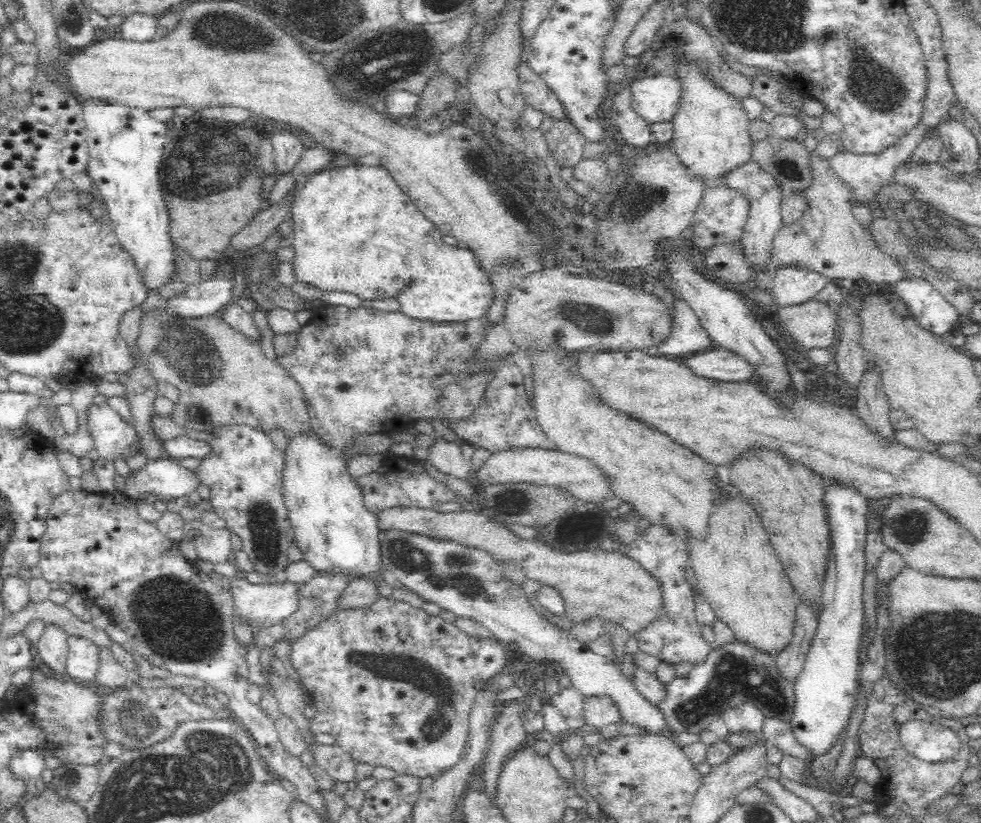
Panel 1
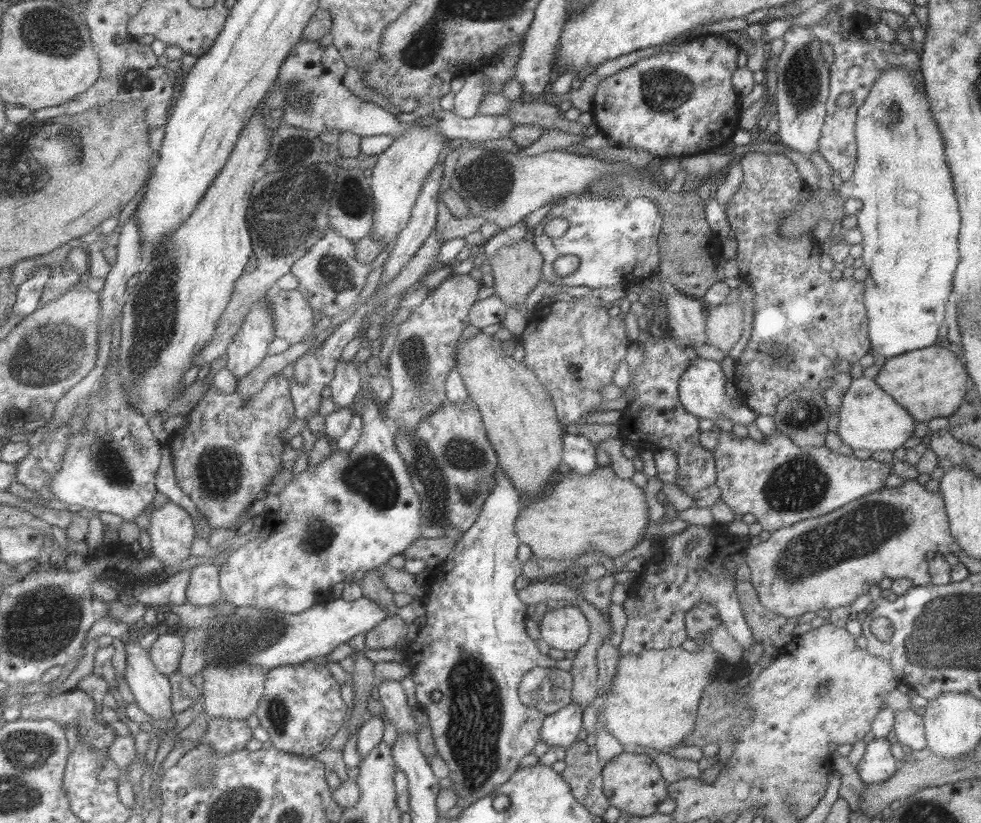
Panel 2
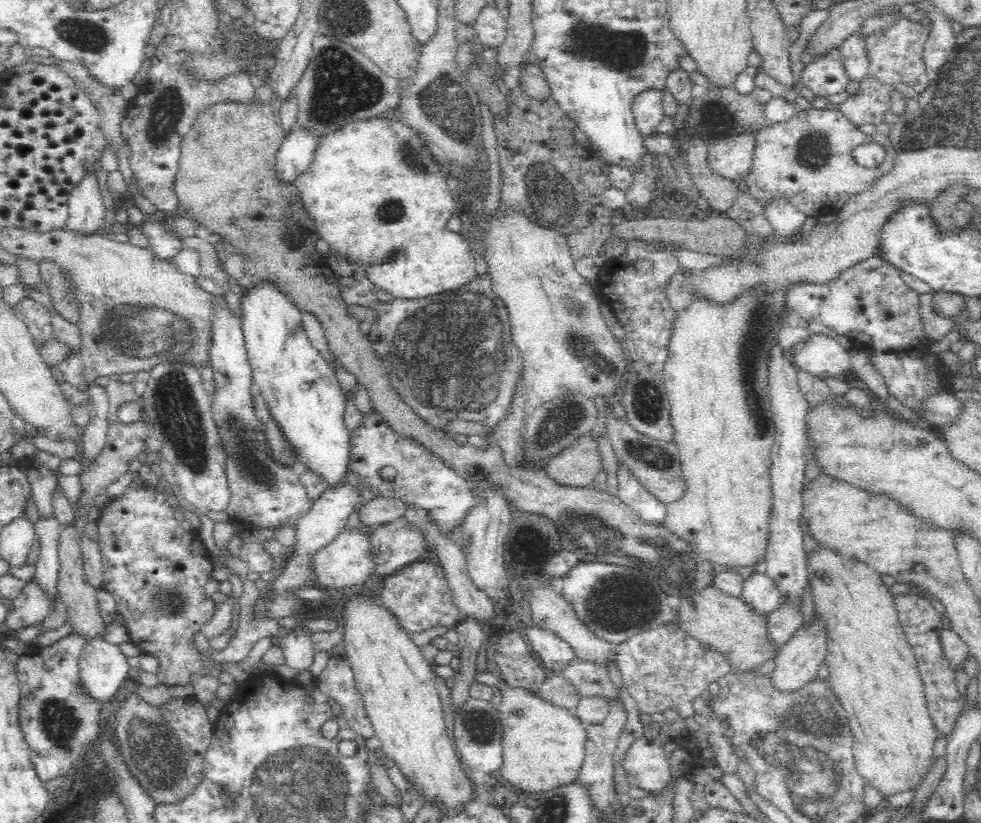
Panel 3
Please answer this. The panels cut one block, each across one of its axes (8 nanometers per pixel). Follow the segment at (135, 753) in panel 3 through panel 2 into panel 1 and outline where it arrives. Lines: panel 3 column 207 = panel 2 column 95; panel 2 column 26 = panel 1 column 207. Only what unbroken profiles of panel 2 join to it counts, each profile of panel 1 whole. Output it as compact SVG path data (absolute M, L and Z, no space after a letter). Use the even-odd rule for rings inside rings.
M129 683L120 690L102 691L102 695L105 699L100 714L102 731L108 742L118 742L128 749L150 746L166 738L178 723L216 718L216 712L210 707L194 703L189 696L174 688L140 688Z

